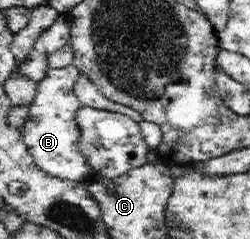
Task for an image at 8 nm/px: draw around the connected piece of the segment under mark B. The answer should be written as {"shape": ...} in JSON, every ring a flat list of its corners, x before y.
{"shape":[[72,64,62,69,49,69,46,77,37,84,34,99,30,104,30,116,21,131,23,142,34,163,50,177,61,177,71,181,88,181,88,164,80,152,76,152,78,128,75,112,81,107,74,87,79,70]]}

